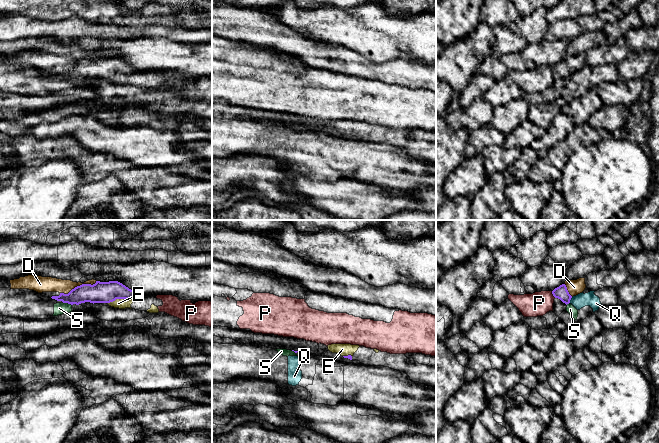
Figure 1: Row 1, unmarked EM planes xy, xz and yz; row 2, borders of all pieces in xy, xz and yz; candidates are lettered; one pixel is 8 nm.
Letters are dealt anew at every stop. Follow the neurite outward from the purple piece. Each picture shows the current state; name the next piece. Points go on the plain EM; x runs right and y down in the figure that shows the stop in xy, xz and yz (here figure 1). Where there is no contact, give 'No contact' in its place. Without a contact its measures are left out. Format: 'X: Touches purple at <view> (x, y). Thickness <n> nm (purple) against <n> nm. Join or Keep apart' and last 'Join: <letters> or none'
D: Touches purple at xy (78, 62). Thickness 180 nm (purple) against 130 nm. Join
E: Touches purple at xy (120, 74). Thickness 180 nm (purple) against 80 nm. Join
P: Touches purple at yz (552, 69). Thickness 110 nm (purple) against 190 nm. Keep apart
Q: Touches purple at yz (570, 75). Thickness 110 nm (purple) against 120 nm. Keep apart
S: Touches purple at xy (67, 78). Thickness 160 nm (purple) against 100 nm. Keep apart
Join: D, E

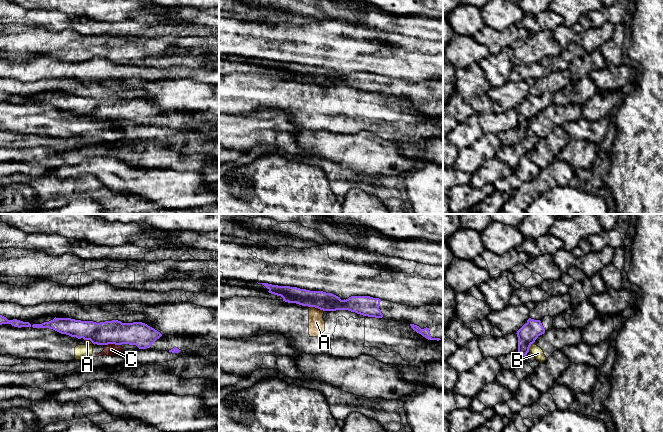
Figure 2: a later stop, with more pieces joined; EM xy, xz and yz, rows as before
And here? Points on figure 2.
A: Touches purple at xz (317, 83). Thickness 150 nm (purple) against 130 nm. Keep apart
B: Touches purple at yz (529, 123). Thickness 160 nm (purple) against 90 nm. Keep apart
C: Touches purple at xy (113, 119). Thickness 190 nm (purple) against 100 nm. Keep apart
Join: none

